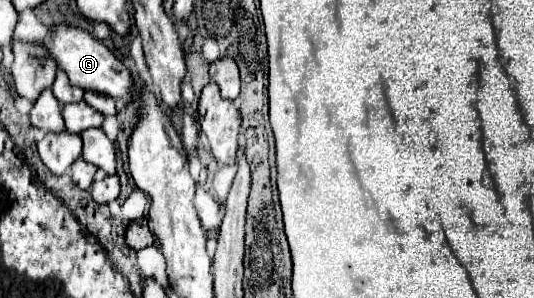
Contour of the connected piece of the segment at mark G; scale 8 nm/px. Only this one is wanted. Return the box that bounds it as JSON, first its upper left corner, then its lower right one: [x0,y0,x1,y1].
[42,24,132,102]

